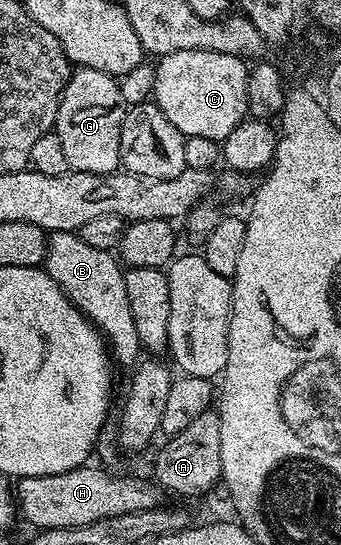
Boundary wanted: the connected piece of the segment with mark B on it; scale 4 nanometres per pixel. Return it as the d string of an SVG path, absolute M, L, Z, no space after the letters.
M53 230L48 236L47 255L42 266L71 302L104 334L109 352L117 364L133 366L141 356L140 340L126 294L125 270L107 249L96 248L71 230Z

